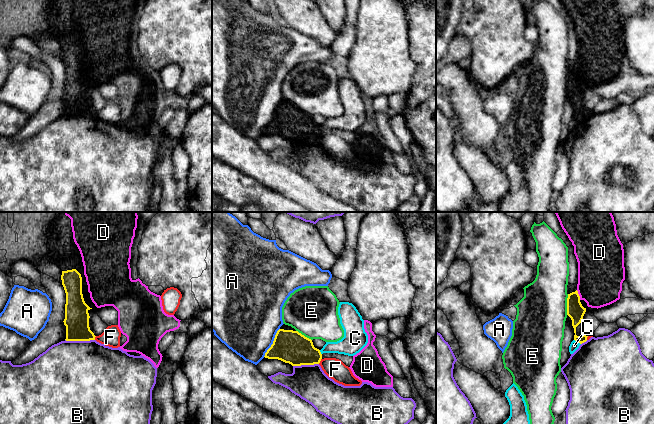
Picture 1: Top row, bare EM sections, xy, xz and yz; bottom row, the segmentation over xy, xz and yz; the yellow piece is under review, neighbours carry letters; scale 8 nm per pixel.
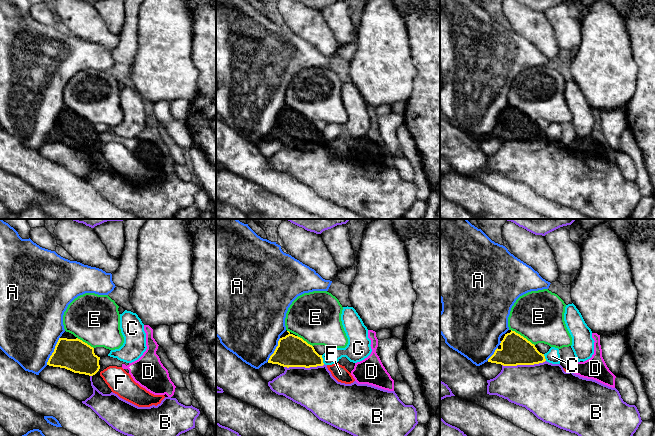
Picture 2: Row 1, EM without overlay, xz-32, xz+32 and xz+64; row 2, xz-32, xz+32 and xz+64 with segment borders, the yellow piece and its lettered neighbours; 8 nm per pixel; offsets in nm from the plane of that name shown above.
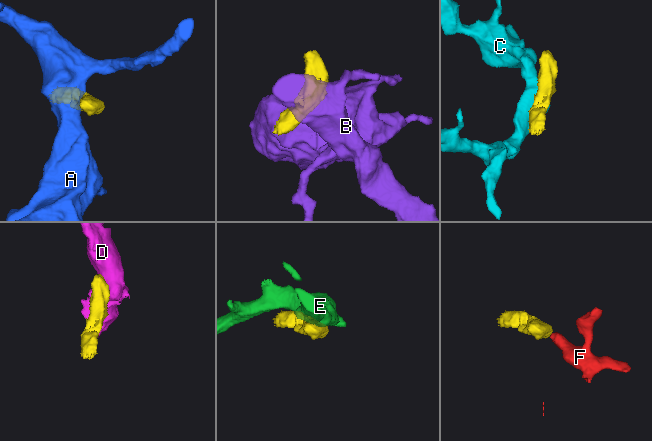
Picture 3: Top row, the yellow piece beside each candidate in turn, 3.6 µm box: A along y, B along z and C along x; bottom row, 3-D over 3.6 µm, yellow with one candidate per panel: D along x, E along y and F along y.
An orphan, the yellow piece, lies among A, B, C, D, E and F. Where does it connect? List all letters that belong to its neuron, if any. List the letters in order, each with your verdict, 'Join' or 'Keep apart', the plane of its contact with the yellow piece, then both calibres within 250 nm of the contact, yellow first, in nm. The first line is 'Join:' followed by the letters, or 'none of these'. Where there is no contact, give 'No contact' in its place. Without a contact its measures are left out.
Join: D
A: Keep apart. Touches yellow in xz. Thickness 260 nm (yellow) against 480 nm
B: Keep apart. Touches yellow in xy. Thickness 190 nm (yellow) against 500 nm
C: Keep apart. Touches yellow in yz. Thickness 140 nm (yellow) against 70 nm
D: Join. Touches yellow in yz. Thickness 140 nm (yellow) against 360 nm
E: Keep apart. Touches yellow in yz. Thickness 140 nm (yellow) against 400 nm
F: Keep apart. Touches yellow in xz. Thickness 260 nm (yellow) against 160 nm

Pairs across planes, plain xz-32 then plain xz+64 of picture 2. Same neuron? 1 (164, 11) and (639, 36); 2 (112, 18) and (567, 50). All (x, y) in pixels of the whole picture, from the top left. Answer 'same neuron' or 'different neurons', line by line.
1: different neurons
2: same neuron

